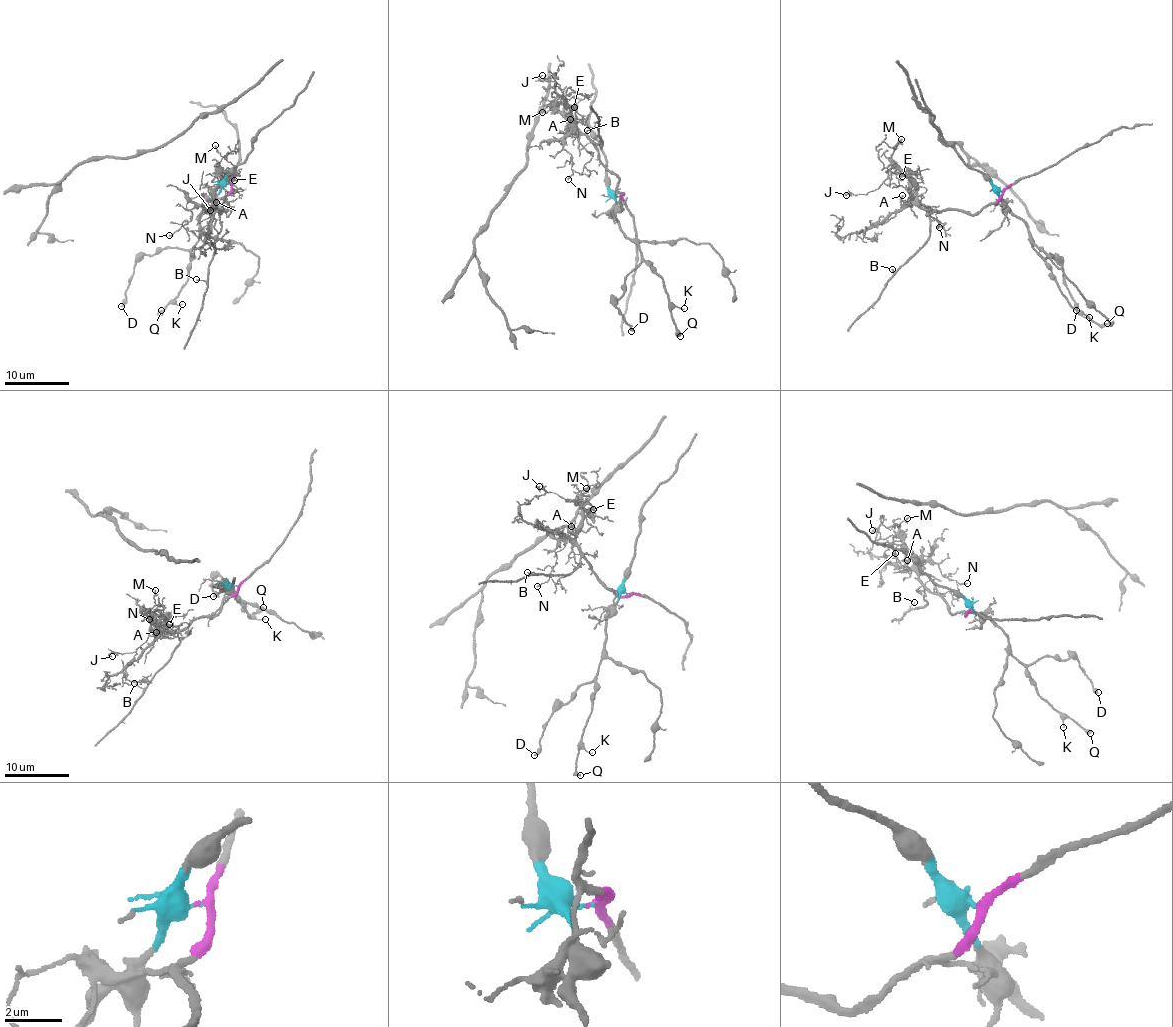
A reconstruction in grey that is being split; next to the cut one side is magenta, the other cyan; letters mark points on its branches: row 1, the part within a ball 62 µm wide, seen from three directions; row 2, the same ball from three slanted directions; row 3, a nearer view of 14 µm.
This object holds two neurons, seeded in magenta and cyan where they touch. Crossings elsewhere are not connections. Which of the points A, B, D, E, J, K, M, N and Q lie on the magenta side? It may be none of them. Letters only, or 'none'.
A, B, E, J, M, N

